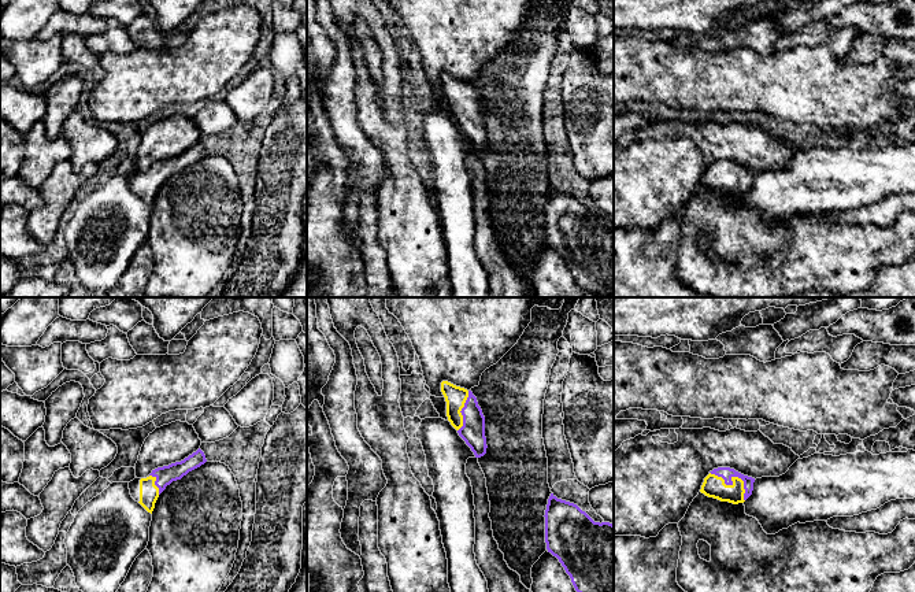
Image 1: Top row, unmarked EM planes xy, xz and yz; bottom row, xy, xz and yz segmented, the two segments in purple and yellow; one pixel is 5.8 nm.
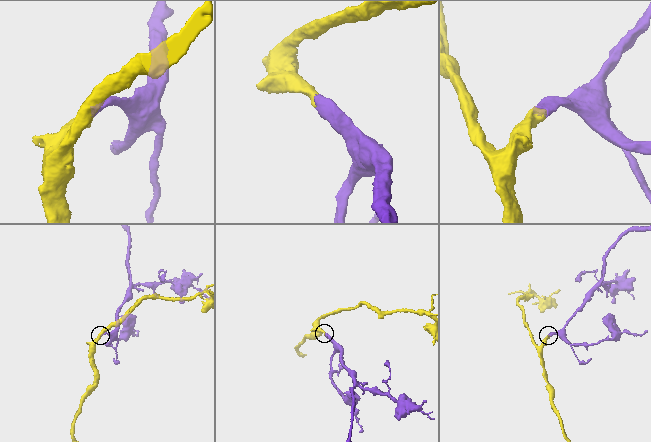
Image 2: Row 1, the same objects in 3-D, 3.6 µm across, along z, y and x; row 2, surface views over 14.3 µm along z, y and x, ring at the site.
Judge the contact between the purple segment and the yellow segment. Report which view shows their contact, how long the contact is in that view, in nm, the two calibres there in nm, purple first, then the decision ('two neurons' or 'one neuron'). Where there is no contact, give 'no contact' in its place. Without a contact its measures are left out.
contact in yz; length 260 nm; calibres 80 and 130 nm; one neuron

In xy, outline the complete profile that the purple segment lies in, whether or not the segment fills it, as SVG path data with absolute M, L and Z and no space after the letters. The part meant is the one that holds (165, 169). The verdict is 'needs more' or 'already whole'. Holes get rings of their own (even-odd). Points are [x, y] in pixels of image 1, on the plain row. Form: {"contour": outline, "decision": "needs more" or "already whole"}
{"contour": "M199 141L181 155L158 160L147 171L134 171L129 175L131 190L152 207L159 188L173 174L181 173L189 164L207 155L204 145Z", "decision": "needs more"}

